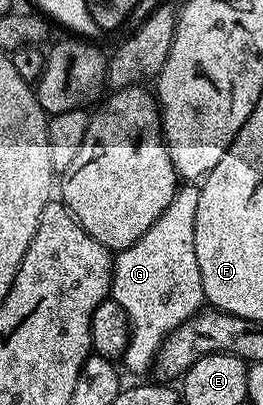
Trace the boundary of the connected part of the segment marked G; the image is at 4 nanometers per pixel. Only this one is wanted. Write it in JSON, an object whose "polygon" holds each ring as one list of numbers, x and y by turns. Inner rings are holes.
{"polygon":[[185,184,177,191,177,195,171,200,171,204,167,204,167,208,159,216,159,220,155,220,155,224,151,224,151,228,147,228,147,232,143,232,143,236,139,240,135,240,127,249,120,251,113,259,113,289,111,297,122,306,127,312,129,317,129,343,123,355,123,363,125,362,124,369,130,370,133,374,141,374,150,369,153,365,153,356,157,353,157,349,163,344,163,340,175,328,186,325,192,319,193,315,198,310,202,309,205,302,205,293,203,292,203,280,199,276,199,260,195,260,195,208,199,204,199,192,201,191,200,185]]}

